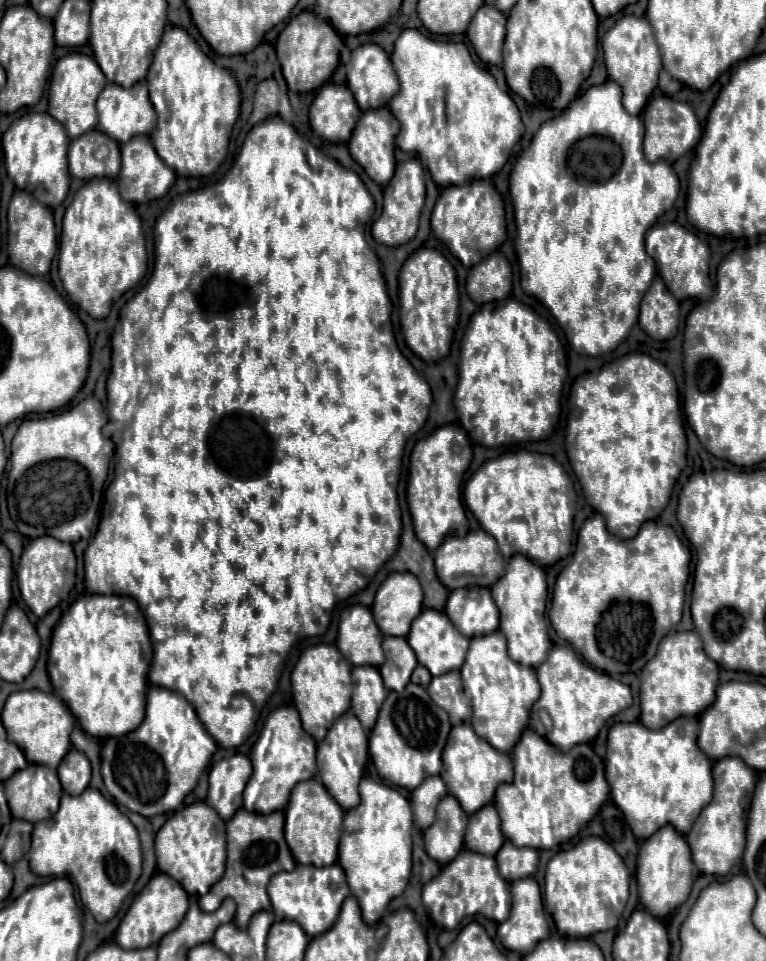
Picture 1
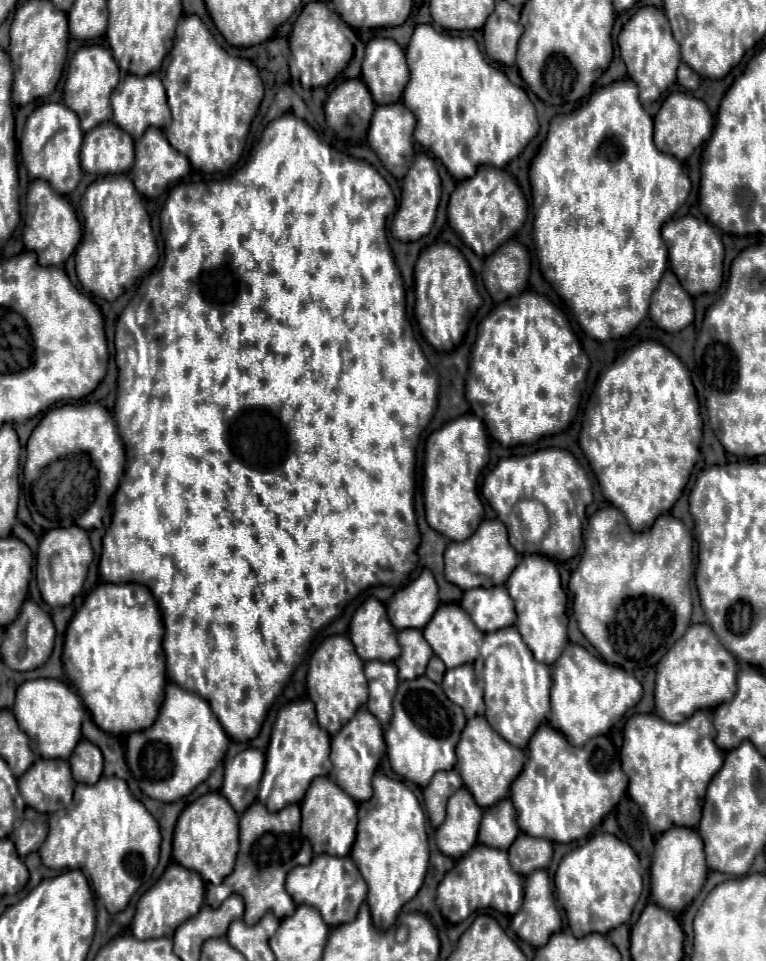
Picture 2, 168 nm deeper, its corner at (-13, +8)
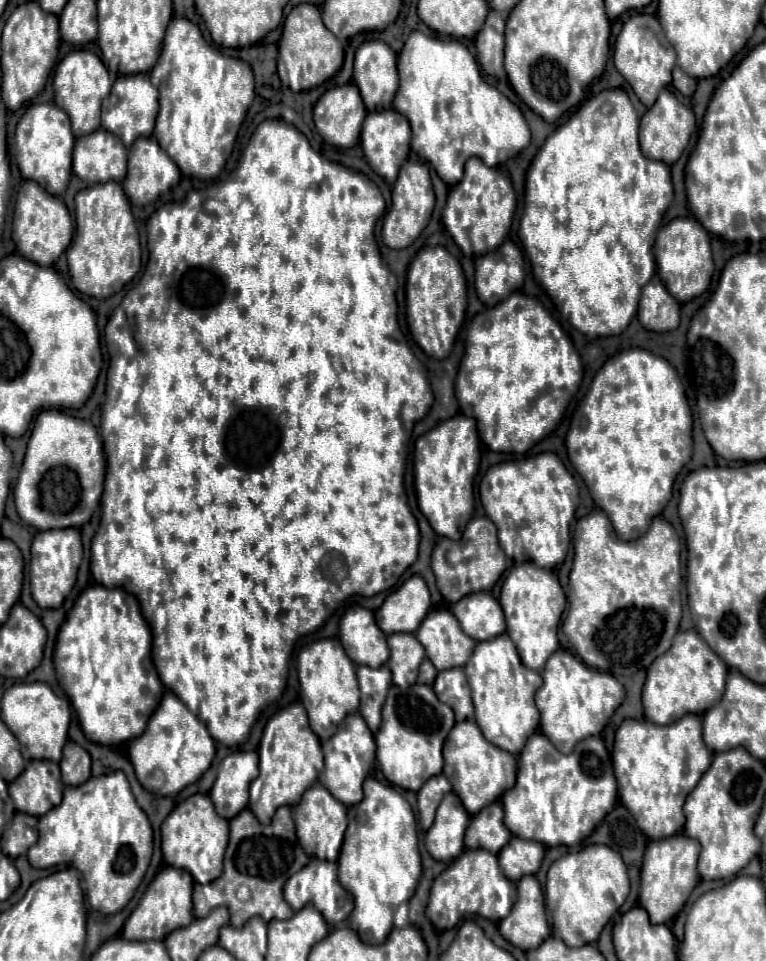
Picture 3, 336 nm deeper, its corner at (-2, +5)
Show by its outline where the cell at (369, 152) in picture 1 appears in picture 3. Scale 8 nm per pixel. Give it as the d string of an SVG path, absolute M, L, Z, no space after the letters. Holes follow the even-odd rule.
M385 109L385 111L375 111L369 113L363 121L363 131L361 131L361 147L365 153L365 159L369 165L375 169L377 175L381 175L389 185L395 183L399 167L409 155L409 139L411 139L411 129L409 121L397 113L395 109Z

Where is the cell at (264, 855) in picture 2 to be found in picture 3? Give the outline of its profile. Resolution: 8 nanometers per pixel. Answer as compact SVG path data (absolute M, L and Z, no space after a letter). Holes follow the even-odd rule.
M279 807L273 821L269 825L261 825L249 809L243 809L235 819L229 821L231 839L225 851L225 869L219 879L209 885L197 885L193 889L193 913L195 917L205 917L213 907L225 905L231 913L231 925L243 927L247 919L259 915L265 921L271 919L289 919L293 909L283 899L283 883L289 875L299 871L309 863L309 857L299 847L295 837L295 823L289 807ZM239 885L247 885L251 889L249 901L237 899Z

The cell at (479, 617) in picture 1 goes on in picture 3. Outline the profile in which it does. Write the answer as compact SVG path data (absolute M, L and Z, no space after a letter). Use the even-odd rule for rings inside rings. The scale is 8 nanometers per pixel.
M487 591L465 595L451 607L451 611L459 619L463 631L475 641L493 639L495 635L505 633L503 609L499 607L499 601Z

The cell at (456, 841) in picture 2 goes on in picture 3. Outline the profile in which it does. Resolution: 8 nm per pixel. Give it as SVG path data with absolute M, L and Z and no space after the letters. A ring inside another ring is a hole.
M451 791L439 805L435 823L425 835L425 847L437 861L453 861L463 851L463 835L469 823L469 815L461 799Z

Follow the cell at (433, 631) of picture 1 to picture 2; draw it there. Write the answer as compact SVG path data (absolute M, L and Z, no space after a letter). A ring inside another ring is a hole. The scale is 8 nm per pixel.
M442 604L422 632L446 668L474 662L484 638L460 604Z

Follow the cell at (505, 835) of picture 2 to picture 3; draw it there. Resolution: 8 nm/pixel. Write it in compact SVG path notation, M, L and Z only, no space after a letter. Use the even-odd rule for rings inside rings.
M491 803L483 807L479 815L471 817L465 833L465 847L499 853L507 839L511 839L511 833L503 825L503 807L501 803Z

